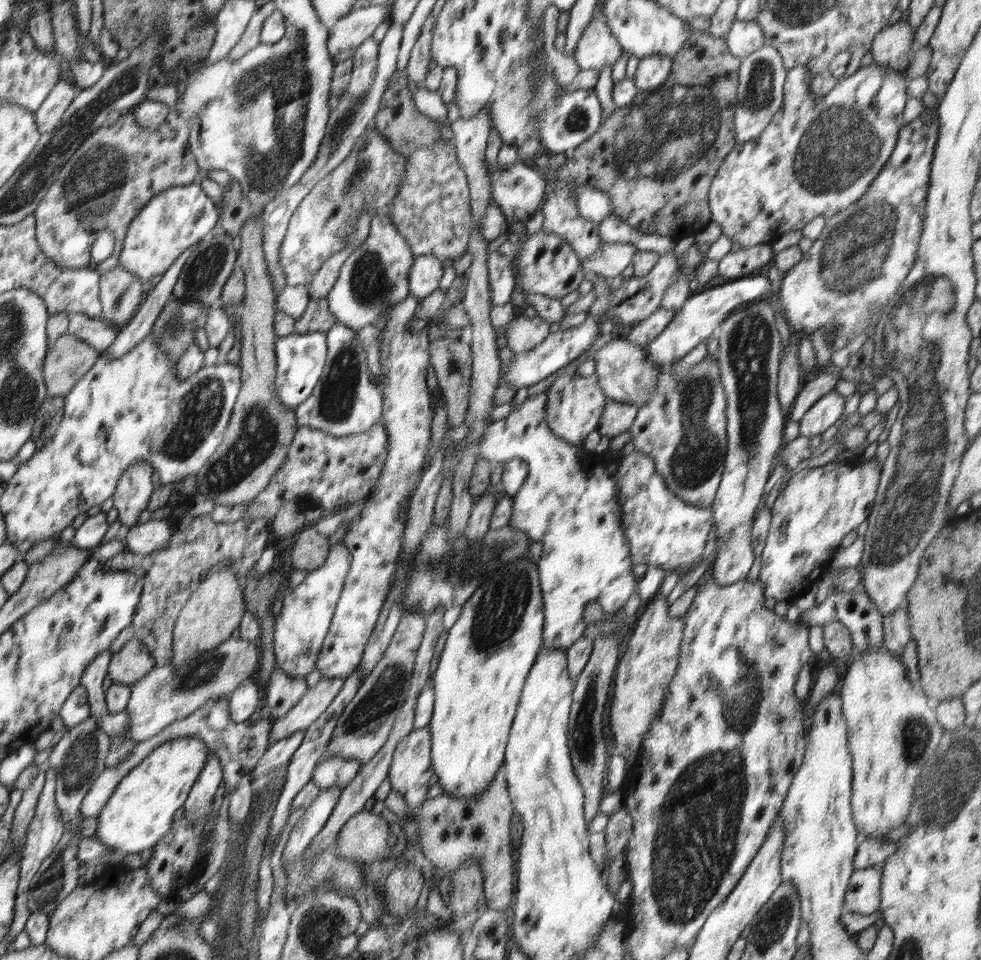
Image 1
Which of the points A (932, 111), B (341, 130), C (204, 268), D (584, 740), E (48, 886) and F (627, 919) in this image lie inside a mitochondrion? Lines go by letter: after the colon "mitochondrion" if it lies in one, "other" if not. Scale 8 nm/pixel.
A: other
B: mitochondrion
C: mitochondrion
D: mitochondrion
E: mitochondrion
F: other

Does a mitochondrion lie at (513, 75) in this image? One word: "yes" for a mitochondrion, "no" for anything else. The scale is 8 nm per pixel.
yes

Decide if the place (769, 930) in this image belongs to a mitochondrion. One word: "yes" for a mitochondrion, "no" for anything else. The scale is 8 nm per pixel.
yes

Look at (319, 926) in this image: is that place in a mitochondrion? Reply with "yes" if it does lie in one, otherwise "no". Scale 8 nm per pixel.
yes

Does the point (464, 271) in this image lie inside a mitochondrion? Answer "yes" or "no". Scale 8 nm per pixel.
no

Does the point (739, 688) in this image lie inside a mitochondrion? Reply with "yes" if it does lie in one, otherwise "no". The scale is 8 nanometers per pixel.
yes

